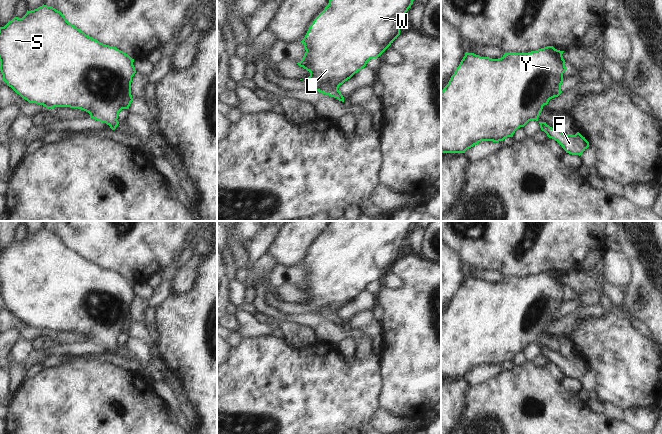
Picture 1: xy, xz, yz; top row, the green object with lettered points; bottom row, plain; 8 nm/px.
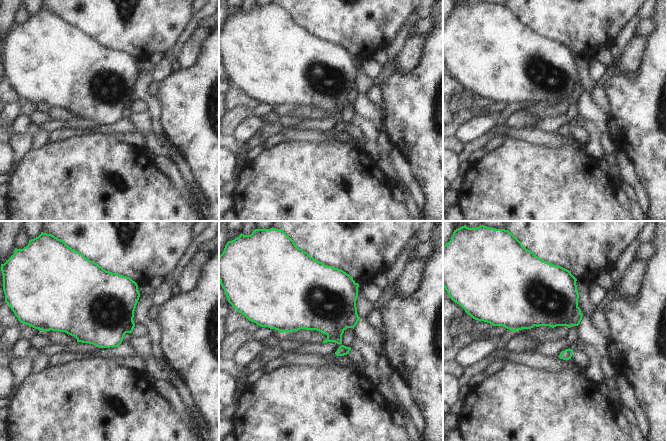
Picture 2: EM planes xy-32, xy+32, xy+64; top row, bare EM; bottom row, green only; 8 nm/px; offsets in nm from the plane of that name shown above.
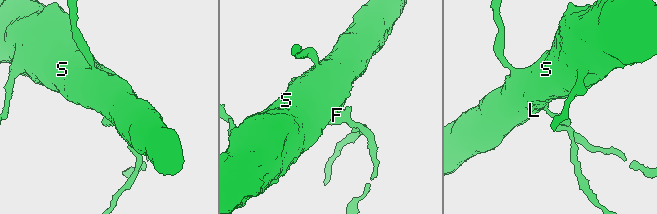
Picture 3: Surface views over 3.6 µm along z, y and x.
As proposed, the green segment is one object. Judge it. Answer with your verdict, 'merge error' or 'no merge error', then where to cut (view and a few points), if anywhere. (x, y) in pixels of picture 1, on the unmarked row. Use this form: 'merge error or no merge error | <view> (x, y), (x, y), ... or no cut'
no merge error | no cut

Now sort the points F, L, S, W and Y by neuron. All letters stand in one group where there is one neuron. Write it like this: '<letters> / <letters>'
F L S W Y

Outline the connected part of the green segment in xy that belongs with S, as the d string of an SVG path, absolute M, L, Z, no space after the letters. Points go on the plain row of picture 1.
M42 229L28 235L22 241L14 241L4 251L0 251L0 295L3 305L29 327L54 331L70 331L84 334L100 346L105 346L112 354L118 350L118 339L122 333L129 333L133 325L131 319L132 301L136 297L132 283L125 276L86 259L69 247L55 232Z

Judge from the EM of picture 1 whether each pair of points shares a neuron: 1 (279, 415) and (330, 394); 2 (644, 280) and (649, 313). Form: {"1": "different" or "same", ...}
{"1": "same", "2": "same"}

